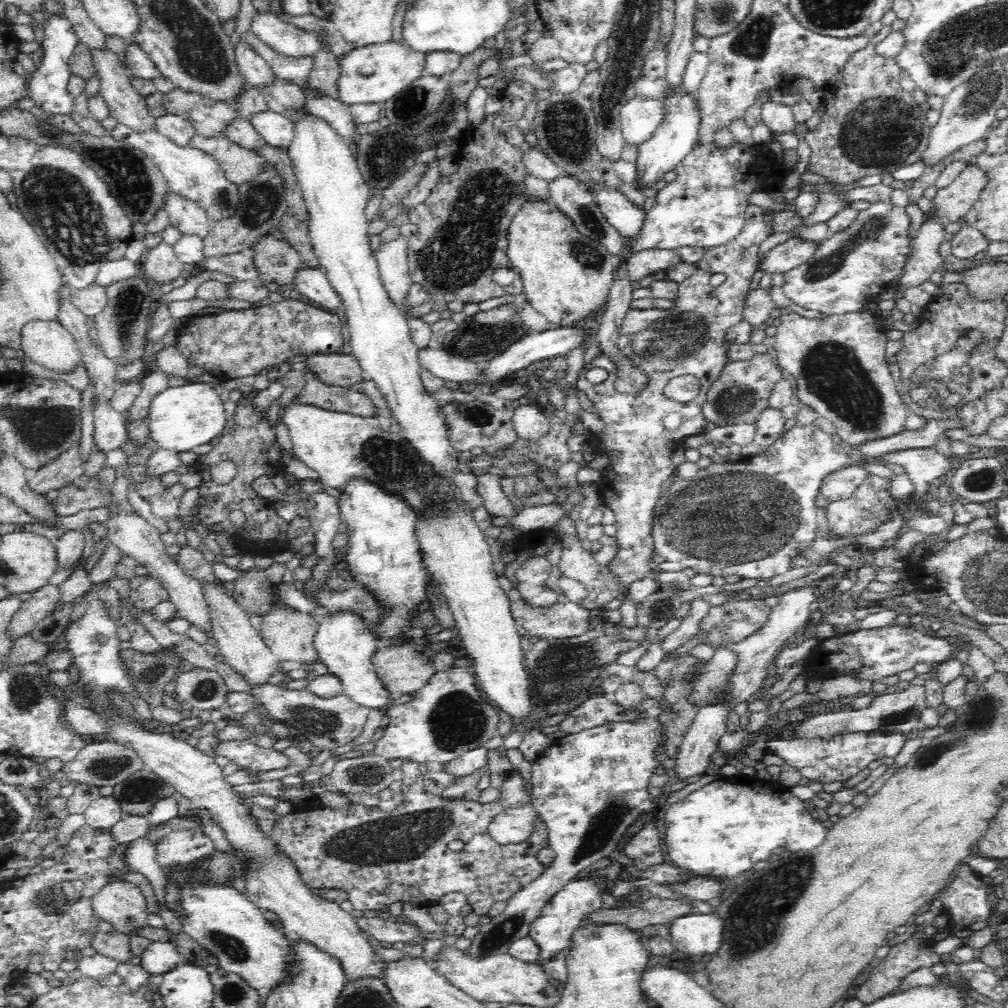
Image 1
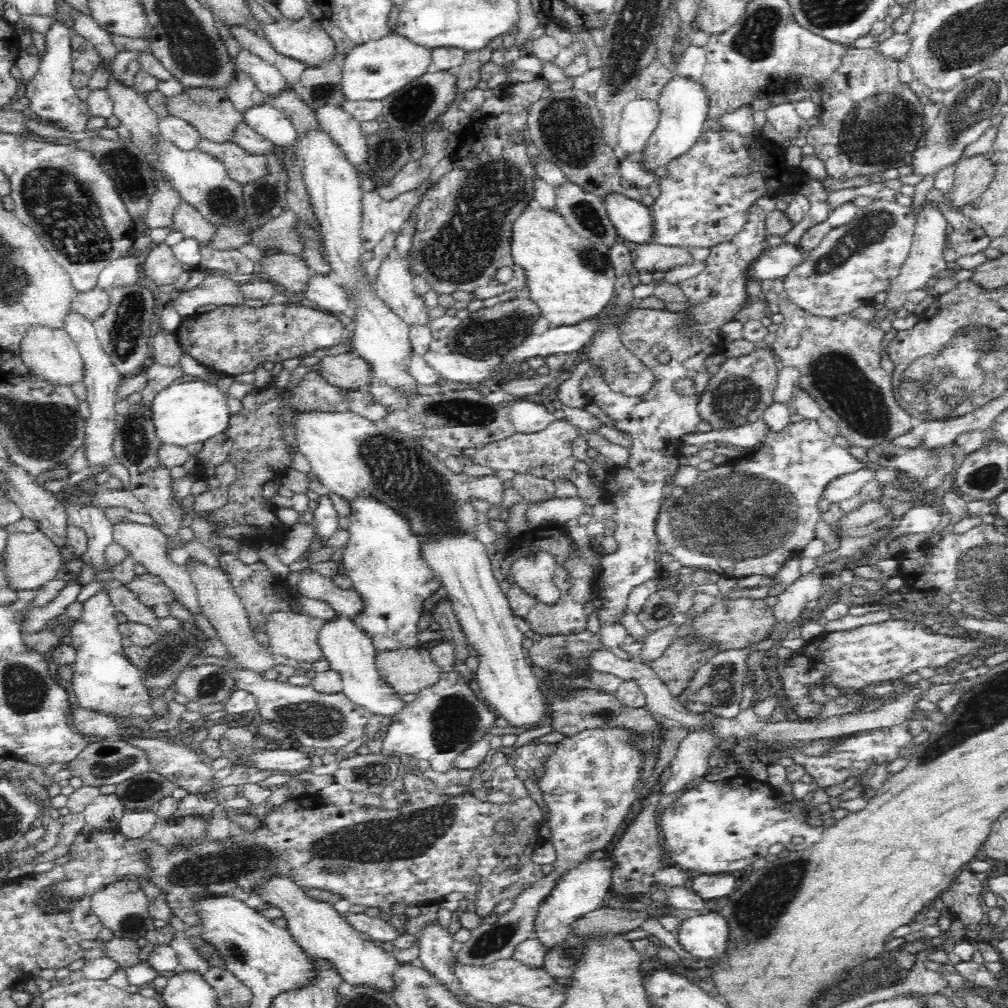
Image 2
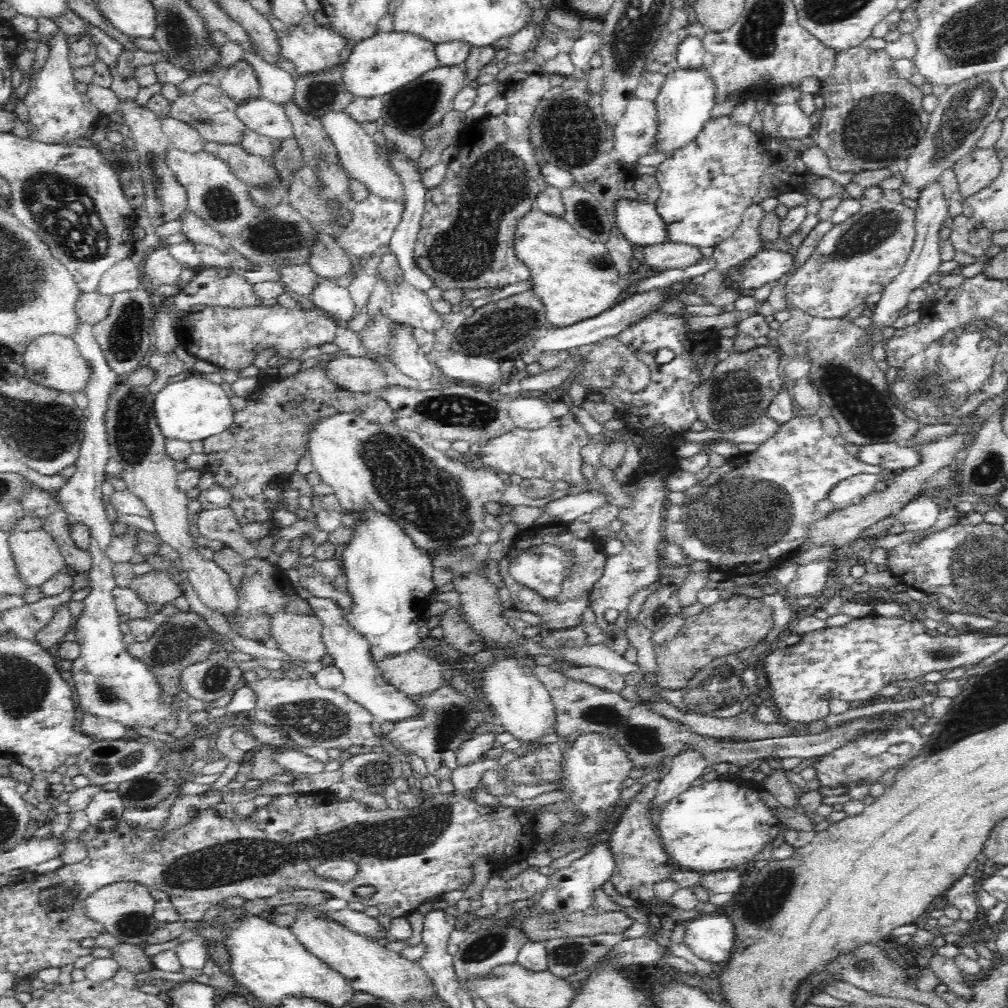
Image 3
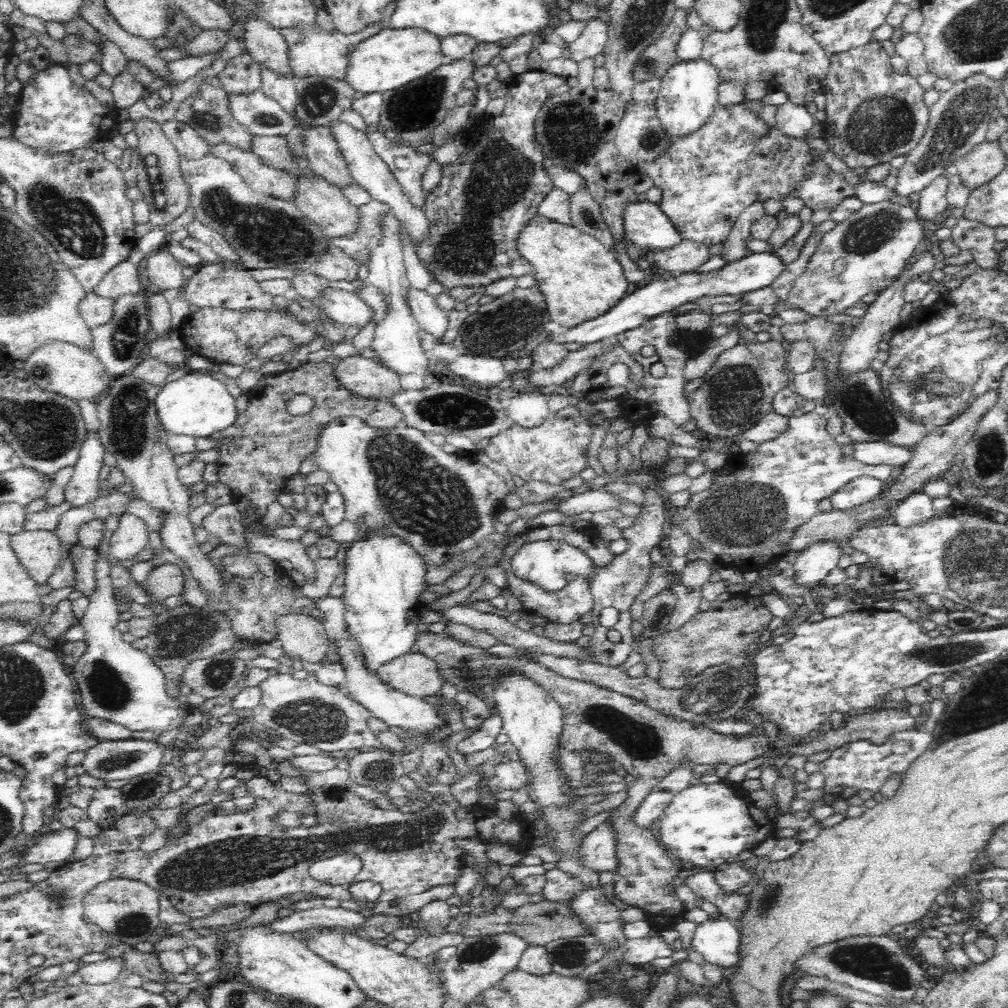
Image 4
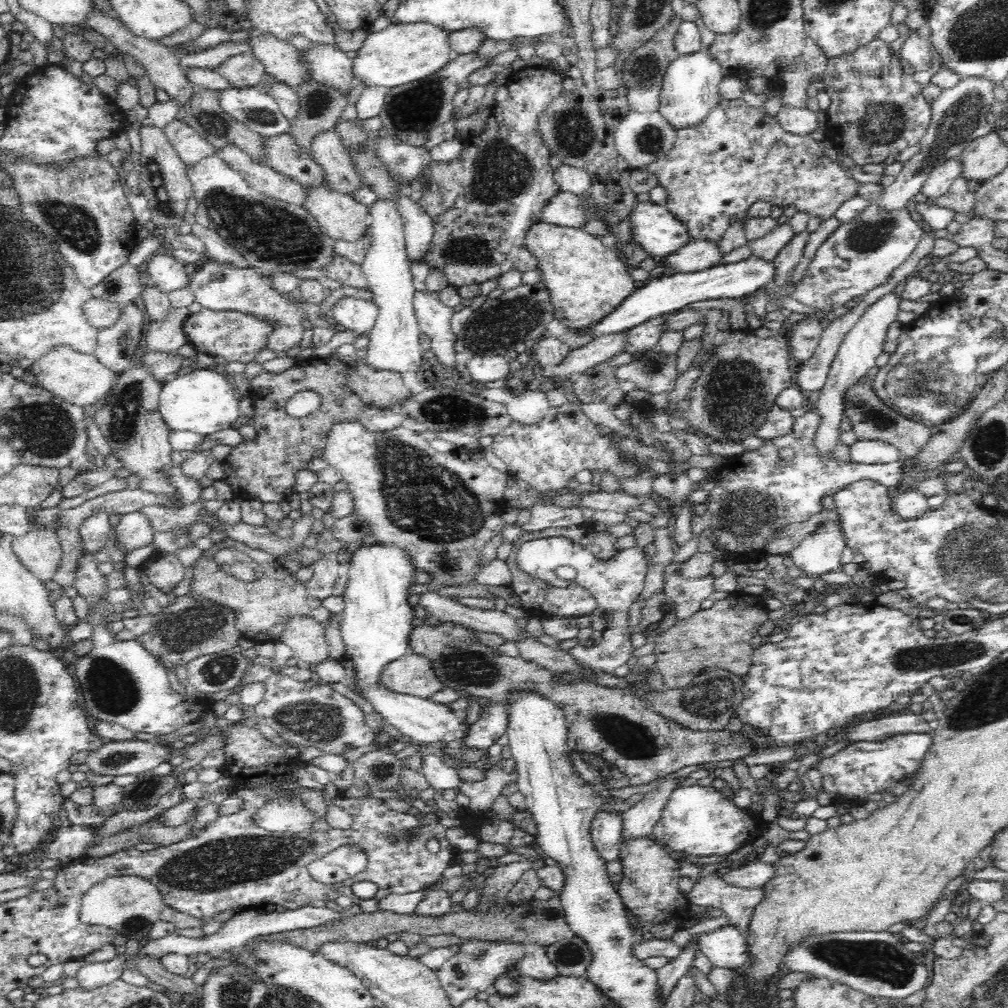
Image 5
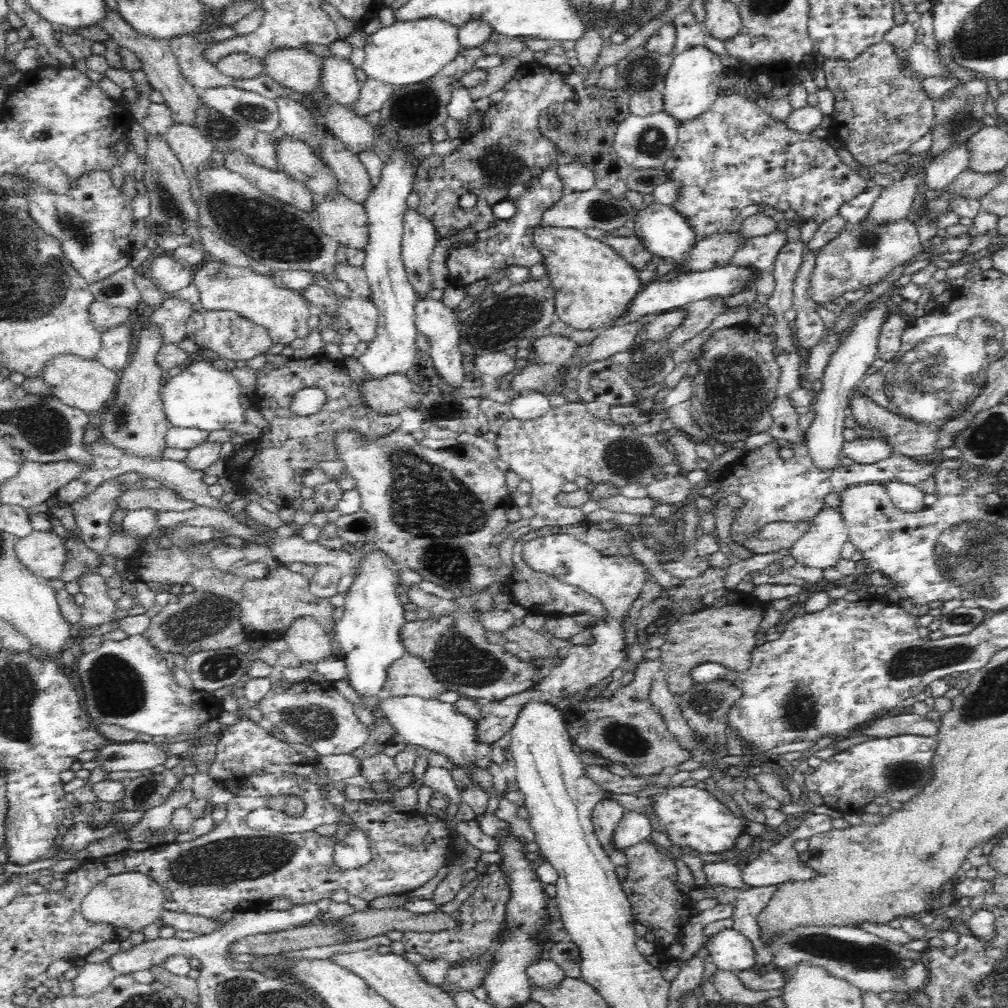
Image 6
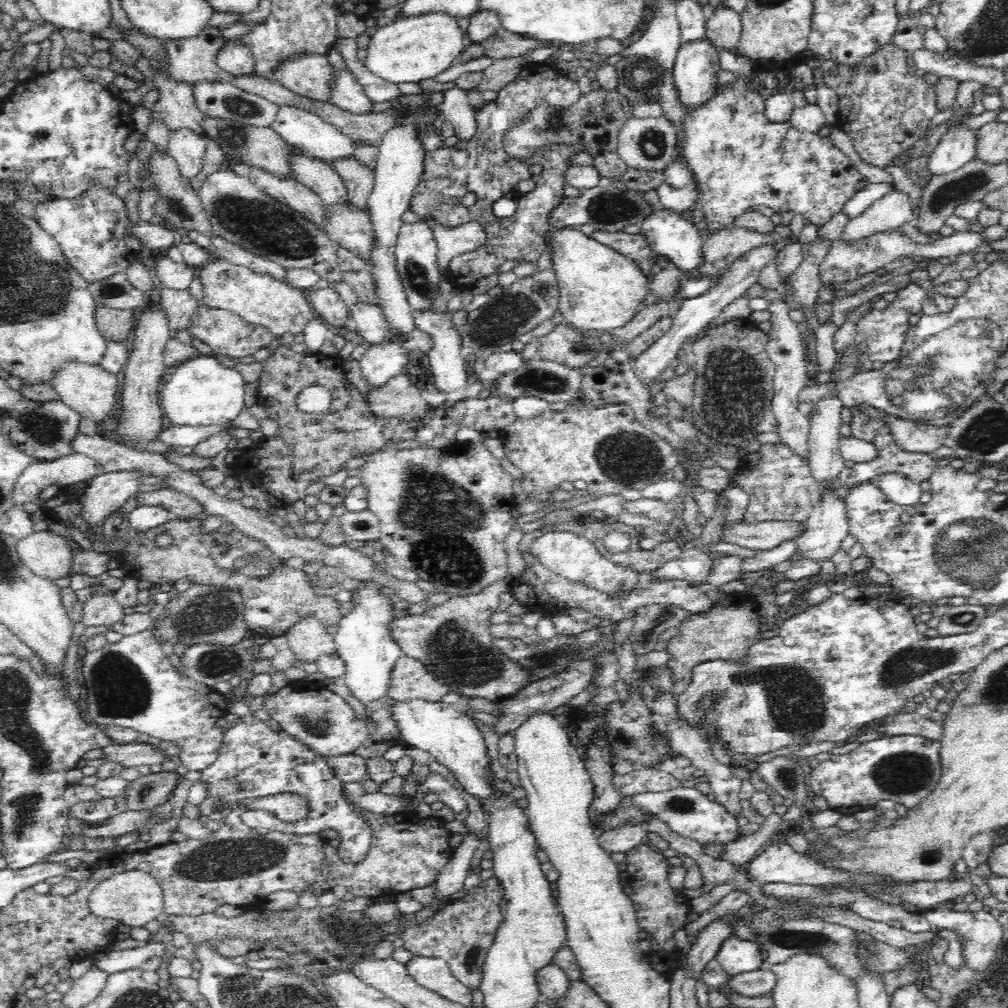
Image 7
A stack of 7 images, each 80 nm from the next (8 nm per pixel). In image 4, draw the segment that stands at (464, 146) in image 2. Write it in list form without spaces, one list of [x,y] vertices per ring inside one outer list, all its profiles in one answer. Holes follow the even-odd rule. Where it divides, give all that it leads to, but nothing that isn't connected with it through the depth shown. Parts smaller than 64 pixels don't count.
[[[523,69],[514,74],[507,84],[502,113],[490,116],[482,124],[484,128],[476,128],[476,124],[466,128],[458,138],[464,145],[464,152],[454,162],[442,165],[441,182],[427,195],[424,204],[423,212],[429,223],[428,234],[416,244],[416,251],[426,270],[445,289],[464,286],[478,288],[504,278],[522,278],[533,274],[532,266],[517,252],[516,242],[524,224],[537,215],[538,204],[554,188],[542,165],[545,156],[535,139],[534,121],[541,104],[550,97],[550,92],[565,82],[567,77],[540,70]]]

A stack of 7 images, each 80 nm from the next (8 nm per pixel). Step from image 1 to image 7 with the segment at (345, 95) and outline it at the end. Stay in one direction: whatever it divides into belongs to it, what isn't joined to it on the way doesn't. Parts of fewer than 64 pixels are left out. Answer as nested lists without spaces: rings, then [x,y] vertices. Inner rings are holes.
[[[445,14],[401,17],[392,24],[377,28],[370,36],[363,65],[374,76],[392,84],[434,79],[437,74],[450,68],[464,50],[463,34],[458,21]]]

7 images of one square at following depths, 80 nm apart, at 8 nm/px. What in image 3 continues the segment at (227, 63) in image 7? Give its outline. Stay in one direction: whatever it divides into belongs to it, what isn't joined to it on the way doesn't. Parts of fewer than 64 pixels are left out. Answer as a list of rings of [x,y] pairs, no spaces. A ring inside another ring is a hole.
[[[241,60],[222,73],[220,87],[237,105],[261,96],[261,88],[254,71]]]

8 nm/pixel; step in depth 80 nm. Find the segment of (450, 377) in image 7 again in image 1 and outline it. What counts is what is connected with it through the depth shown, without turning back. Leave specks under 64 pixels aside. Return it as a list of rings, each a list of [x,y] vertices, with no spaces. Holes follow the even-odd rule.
[[[396,236],[392,240],[386,240],[376,252],[382,283],[388,296],[400,310],[412,286],[409,281],[408,248],[408,238]]]

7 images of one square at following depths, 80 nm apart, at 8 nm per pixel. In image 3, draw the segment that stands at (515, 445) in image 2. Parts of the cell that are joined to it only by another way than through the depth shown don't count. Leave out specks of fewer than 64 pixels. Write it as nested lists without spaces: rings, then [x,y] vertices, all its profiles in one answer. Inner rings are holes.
[[[568,411],[563,416],[551,420],[548,426],[540,430],[514,428],[508,434],[492,438],[485,446],[479,448],[476,456],[481,463],[496,469],[496,472],[516,474],[522,478],[538,477],[553,483],[559,481],[578,486],[586,483],[582,475],[583,460],[580,450],[589,442],[589,435]]]

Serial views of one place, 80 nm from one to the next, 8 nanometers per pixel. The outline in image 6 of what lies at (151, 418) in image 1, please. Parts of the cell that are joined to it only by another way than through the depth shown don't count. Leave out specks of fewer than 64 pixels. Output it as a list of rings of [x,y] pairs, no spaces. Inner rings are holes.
[[[208,359],[193,360],[183,366],[181,372],[174,372],[170,379],[163,381],[160,393],[164,414],[172,427],[198,428],[204,432],[237,430],[242,438],[251,442],[262,435],[262,429],[244,422],[241,395],[239,381],[230,370],[217,369]]]

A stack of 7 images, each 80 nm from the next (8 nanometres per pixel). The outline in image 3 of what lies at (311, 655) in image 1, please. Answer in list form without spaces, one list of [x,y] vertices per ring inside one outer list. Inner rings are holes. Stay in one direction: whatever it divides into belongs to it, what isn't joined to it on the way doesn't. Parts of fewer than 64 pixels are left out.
[[[278,611],[272,615],[269,636],[278,650],[298,662],[318,662],[326,654],[321,642],[322,620],[314,614]]]

